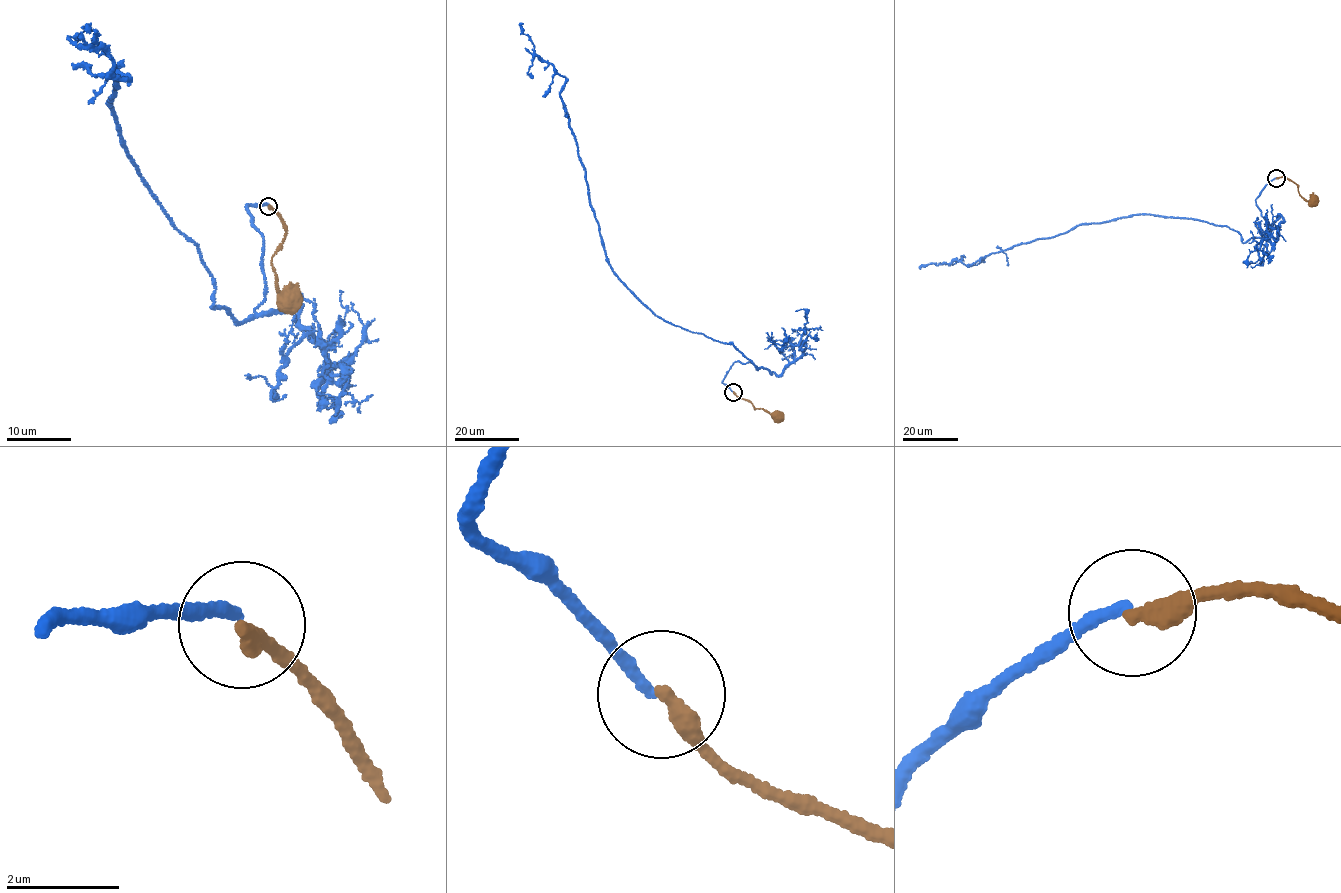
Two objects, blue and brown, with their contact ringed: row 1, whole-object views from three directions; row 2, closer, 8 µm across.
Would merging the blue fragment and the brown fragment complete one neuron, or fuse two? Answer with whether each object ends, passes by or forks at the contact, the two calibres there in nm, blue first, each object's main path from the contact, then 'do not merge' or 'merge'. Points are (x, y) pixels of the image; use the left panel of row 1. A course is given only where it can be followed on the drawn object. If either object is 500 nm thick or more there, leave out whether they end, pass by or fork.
blue ends there; brown ends there; 180 nm thick on the blue side, 320 nm on the other; blue runs (268, 204), (247, 206), (264, 296), (235, 321), (139, 176), (110, 100), (114, 68), (126, 80), (87, 28); brown runs (268, 206), (275, 209), (283, 220), (286, 231), (282, 243), (272, 255), (278, 293), (292, 300); do not merge

